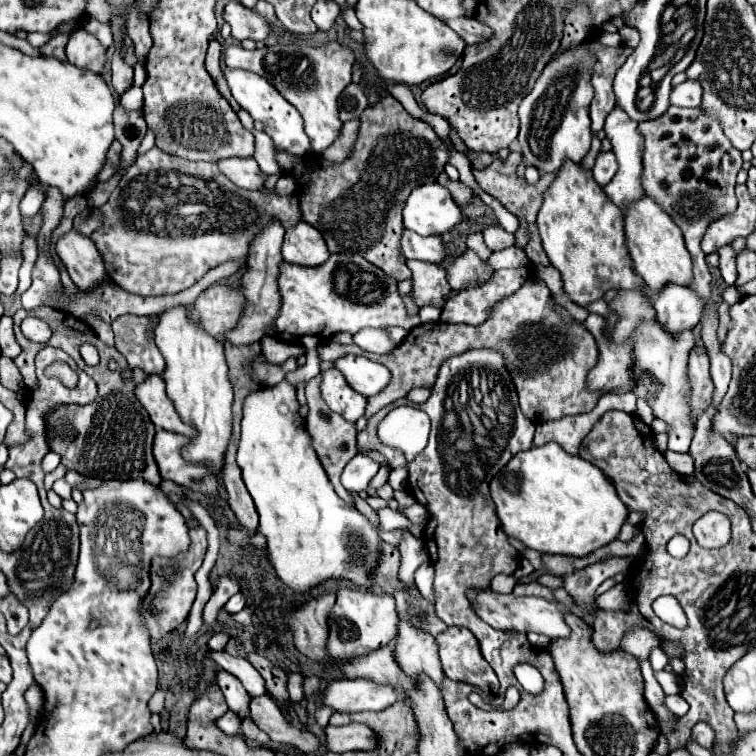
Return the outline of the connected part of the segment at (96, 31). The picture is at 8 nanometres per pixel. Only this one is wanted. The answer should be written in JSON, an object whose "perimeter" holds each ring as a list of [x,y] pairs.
{"perimeter":[[[85,18],[85,20],[87,20],[87,22],[83,22],[83,28],[85,28],[87,32],[91,32],[91,34],[105,46],[105,50],[109,50],[111,42],[113,42],[113,38],[111,38],[111,28],[109,28],[107,24],[95,22],[93,18]]]}

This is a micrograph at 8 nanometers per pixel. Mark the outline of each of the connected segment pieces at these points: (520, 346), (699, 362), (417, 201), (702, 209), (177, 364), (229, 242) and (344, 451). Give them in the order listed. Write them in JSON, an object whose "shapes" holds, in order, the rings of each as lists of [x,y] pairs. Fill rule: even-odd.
{"shapes":[[[[531,276],[519,288],[519,292],[499,302],[491,318],[479,326],[429,322],[429,324],[419,324],[417,328],[413,328],[407,334],[407,338],[391,354],[385,354],[385,356],[365,352],[355,344],[343,346],[337,342],[321,344],[319,356],[321,360],[333,362],[343,354],[355,354],[355,356],[365,356],[369,360],[375,360],[389,368],[391,380],[385,390],[369,398],[367,412],[365,412],[367,418],[377,414],[387,404],[407,396],[411,388],[433,388],[437,380],[437,372],[447,358],[459,356],[463,352],[477,350],[477,348],[499,350],[505,356],[505,368],[509,370],[515,390],[519,394],[521,412],[529,420],[547,422],[547,420],[555,420],[563,416],[591,412],[601,394],[591,394],[585,388],[585,376],[597,364],[597,358],[599,358],[597,342],[583,322],[577,322],[577,320],[565,322],[561,314],[555,312],[553,304],[555,302],[551,298],[547,284]]],[[[695,346],[689,352],[689,364],[687,364],[689,384],[691,384],[691,418],[695,420],[711,406],[711,394],[713,394],[713,382],[709,376],[709,356],[703,346]]],[[[439,182],[415,188],[403,208],[405,226],[421,236],[451,232],[461,220],[461,208]]],[[[669,106],[667,114],[639,124],[645,136],[643,156],[643,190],[651,196],[681,228],[685,246],[693,258],[695,282],[693,290],[711,306],[711,274],[705,262],[705,254],[699,250],[699,242],[707,232],[707,226],[717,218],[723,218],[737,208],[735,176],[741,170],[743,158],[737,148],[727,140],[717,118],[707,116],[703,108],[679,108]]],[[[179,304],[159,314],[159,324],[155,328],[155,344],[167,362],[167,368],[163,370],[167,394],[173,400],[181,420],[197,428],[197,436],[189,442],[189,446],[183,448],[181,454],[189,462],[205,462],[215,472],[221,472],[223,456],[231,438],[233,404],[233,390],[227,374],[223,342],[209,336],[199,322],[191,322],[187,306]]],[[[157,146],[141,154],[135,166],[127,168],[127,174],[121,178],[107,204],[101,206],[101,212],[103,226],[91,234],[91,240],[103,258],[105,270],[115,284],[141,296],[177,294],[223,262],[235,260],[245,264],[249,256],[249,244],[259,234],[259,230],[275,220],[285,230],[303,220],[297,194],[275,196],[239,188],[225,174],[221,174],[217,164],[175,158]]],[[[317,374],[315,378],[311,378],[307,384],[305,384],[305,396],[307,396],[307,406],[309,406],[309,414],[307,414],[307,432],[311,434],[311,440],[313,440],[313,448],[317,452],[317,458],[319,462],[323,464],[335,492],[351,502],[351,494],[343,488],[343,484],[339,482],[339,476],[345,468],[345,464],[357,454],[357,446],[355,446],[355,424],[347,422],[343,416],[335,414],[333,410],[329,410],[329,406],[325,404],[325,400],[321,398],[321,374]]]]}

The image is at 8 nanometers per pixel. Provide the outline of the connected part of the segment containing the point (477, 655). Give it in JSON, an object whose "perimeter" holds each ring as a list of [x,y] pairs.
{"perimeter":[[[449,628],[435,640],[447,678],[477,686],[490,697],[498,693],[498,678],[493,668],[485,662],[477,638],[467,628]]]}

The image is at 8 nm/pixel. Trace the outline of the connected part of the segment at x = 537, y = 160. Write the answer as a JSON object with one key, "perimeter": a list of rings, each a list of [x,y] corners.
{"perimeter":[[[587,42],[573,44],[565,52],[561,52],[555,60],[551,60],[541,76],[537,78],[533,90],[523,98],[519,106],[521,132],[519,142],[523,146],[523,156],[537,170],[557,172],[563,164],[563,158],[573,162],[581,162],[591,146],[591,120],[589,120],[589,104],[593,100],[593,76],[595,56],[589,54]]]}

